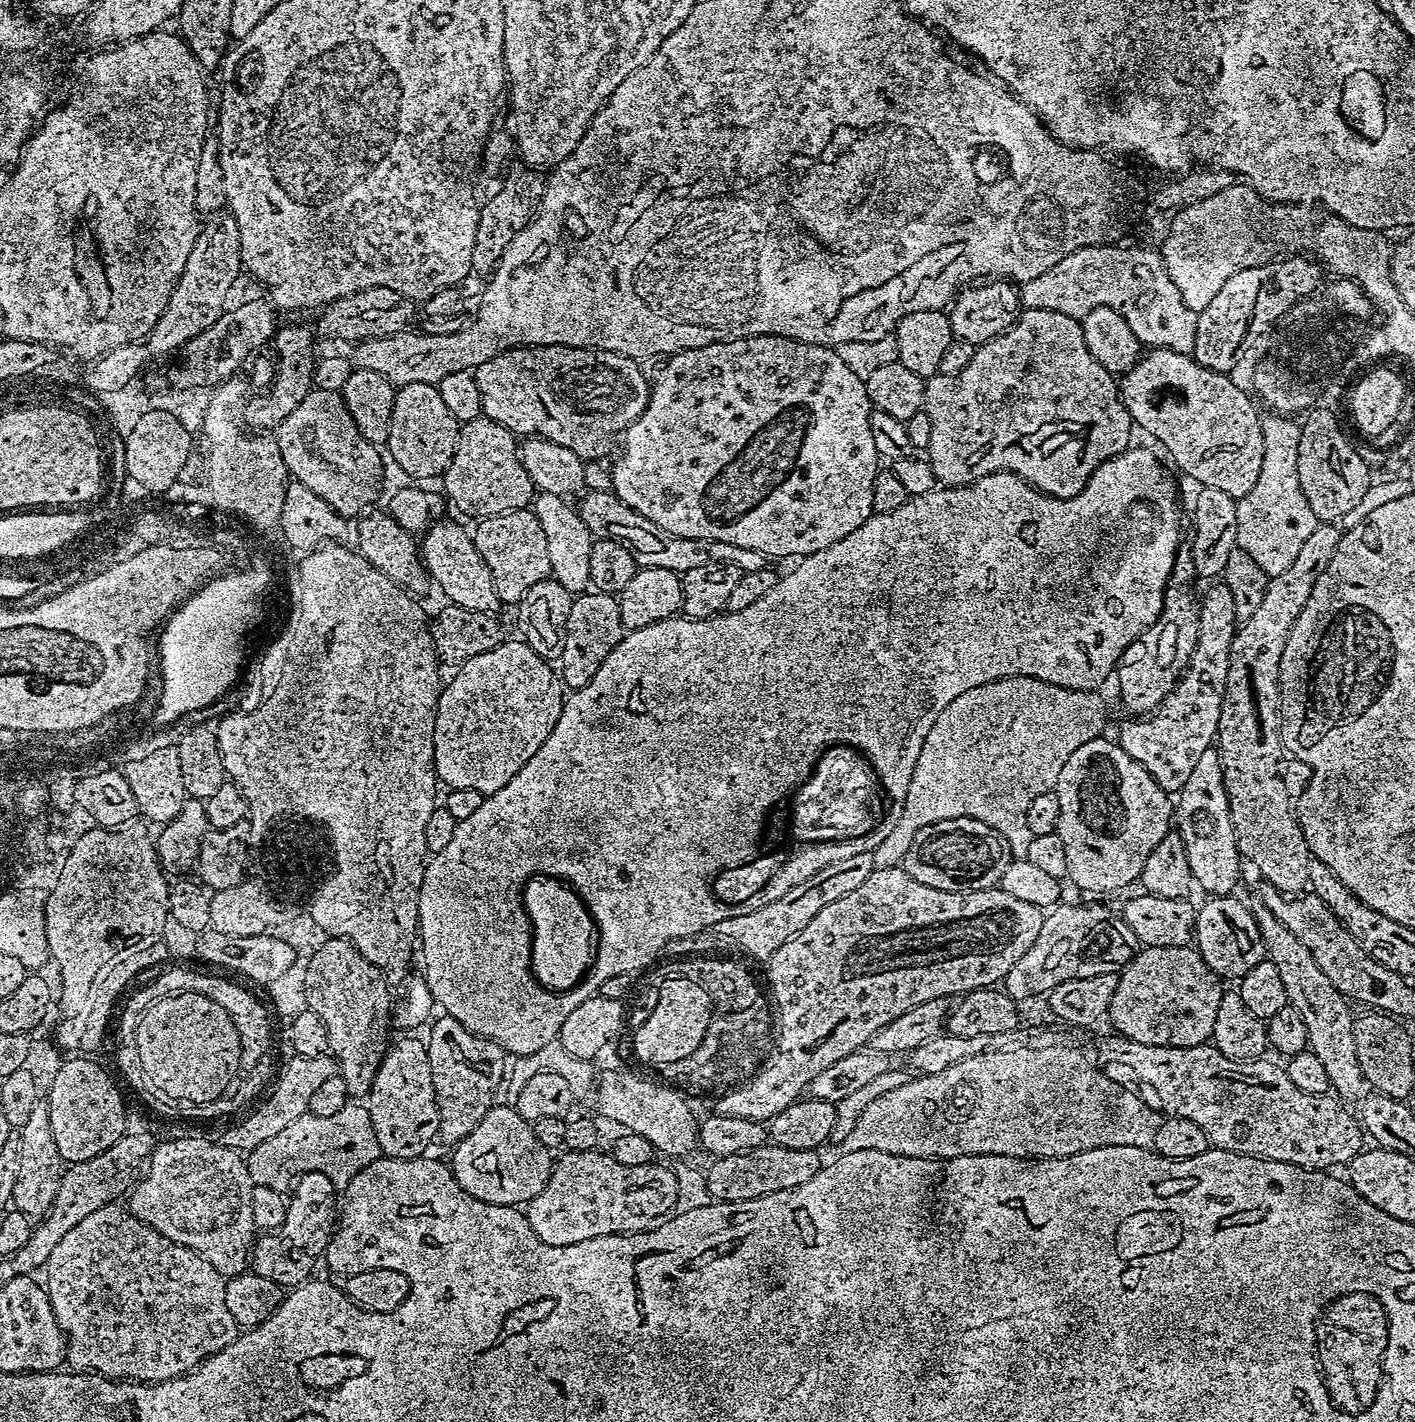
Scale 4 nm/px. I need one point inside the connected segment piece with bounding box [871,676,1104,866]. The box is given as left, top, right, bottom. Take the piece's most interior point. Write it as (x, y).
(995, 748)

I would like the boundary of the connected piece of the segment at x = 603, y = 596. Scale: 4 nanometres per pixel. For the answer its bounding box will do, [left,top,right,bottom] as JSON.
[563,590,626,690]

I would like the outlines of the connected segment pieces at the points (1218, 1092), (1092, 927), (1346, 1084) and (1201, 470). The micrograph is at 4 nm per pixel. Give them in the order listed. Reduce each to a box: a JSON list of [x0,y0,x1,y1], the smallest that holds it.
[[1094,1034,1366,1170],[1003,902,1134,1002],[1258,910,1362,1093],[1118,348,1262,501]]

